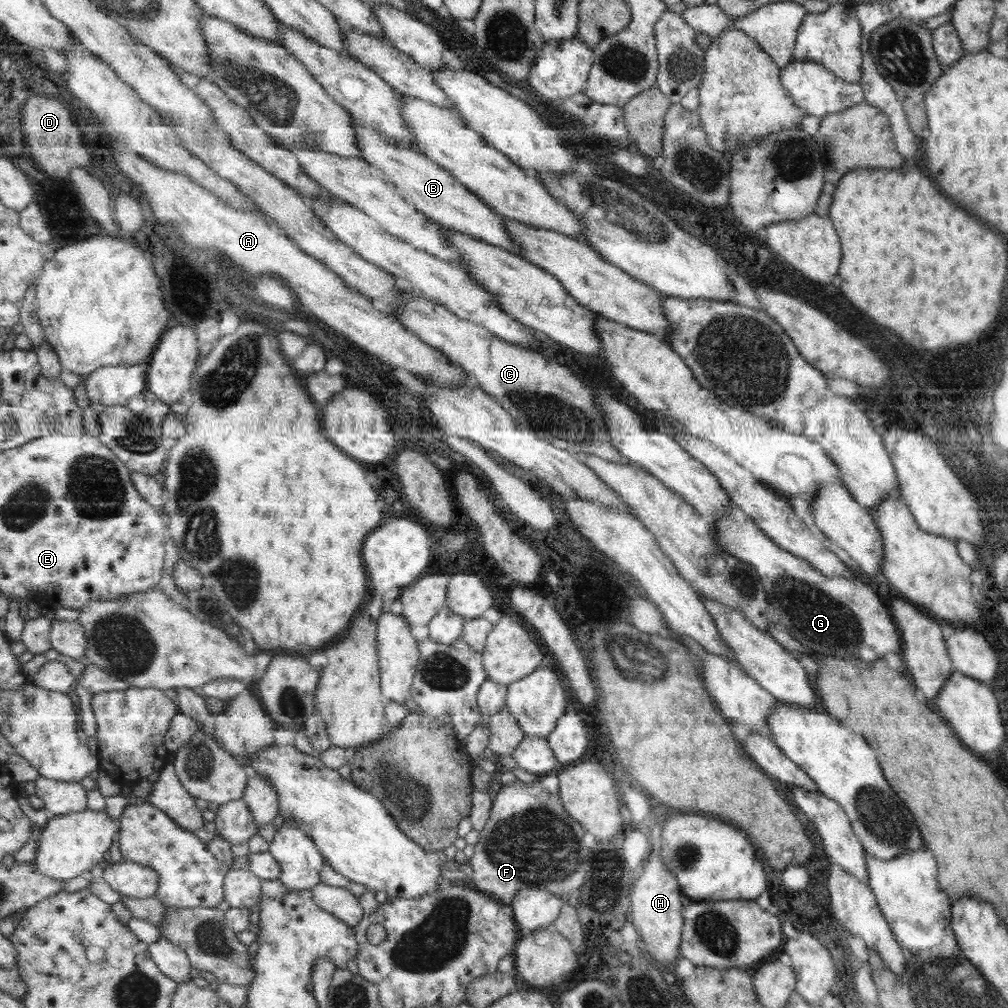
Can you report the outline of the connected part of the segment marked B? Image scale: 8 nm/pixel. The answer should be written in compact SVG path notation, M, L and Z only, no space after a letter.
M358 123L355 129L363 153L362 159L387 174L400 190L410 195L417 209L431 217L433 222L440 223L444 230L460 231L461 234L471 235L481 242L489 242L503 250L521 254L523 245L519 247L519 243L515 243L516 240L507 227L507 217L500 215L491 205L483 202L445 168L419 150L407 150L397 146L388 135L381 134L379 130L369 130L368 127Z

